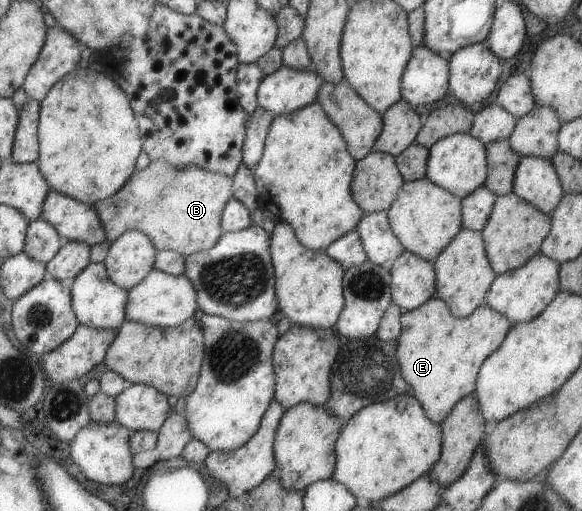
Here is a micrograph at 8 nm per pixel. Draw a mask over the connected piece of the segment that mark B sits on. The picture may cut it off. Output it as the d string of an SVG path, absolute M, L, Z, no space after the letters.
M150 160L144 169L135 170L117 193L95 202L91 206L98 215L98 221L104 229L108 243L114 242L128 230L136 230L144 233L150 239L155 250L170 250L186 257L214 246L218 237L222 235L220 217L226 201L233 198L231 185L232 179L230 177L198 169L196 165L175 168L164 160Z

